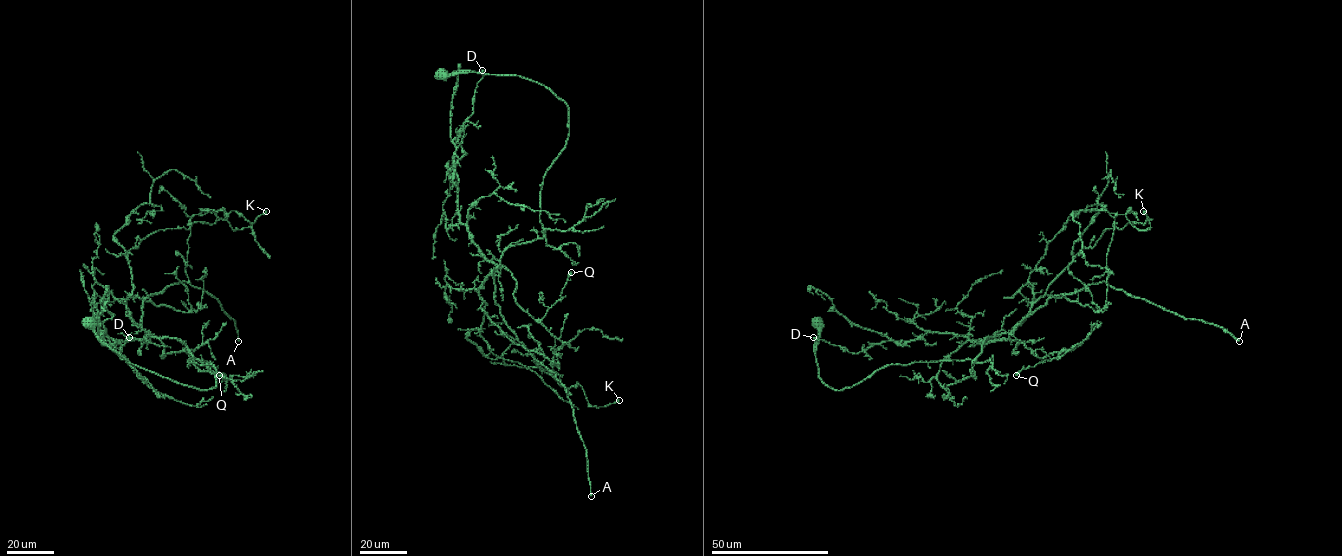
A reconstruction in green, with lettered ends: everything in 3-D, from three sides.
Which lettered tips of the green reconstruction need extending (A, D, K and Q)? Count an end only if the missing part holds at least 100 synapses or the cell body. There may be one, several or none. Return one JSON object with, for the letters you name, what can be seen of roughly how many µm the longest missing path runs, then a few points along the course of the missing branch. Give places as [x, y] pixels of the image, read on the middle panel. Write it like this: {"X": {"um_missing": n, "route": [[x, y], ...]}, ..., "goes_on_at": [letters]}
{"A": {"um_missing": 400}, "goes_on_at": ["A"]}

